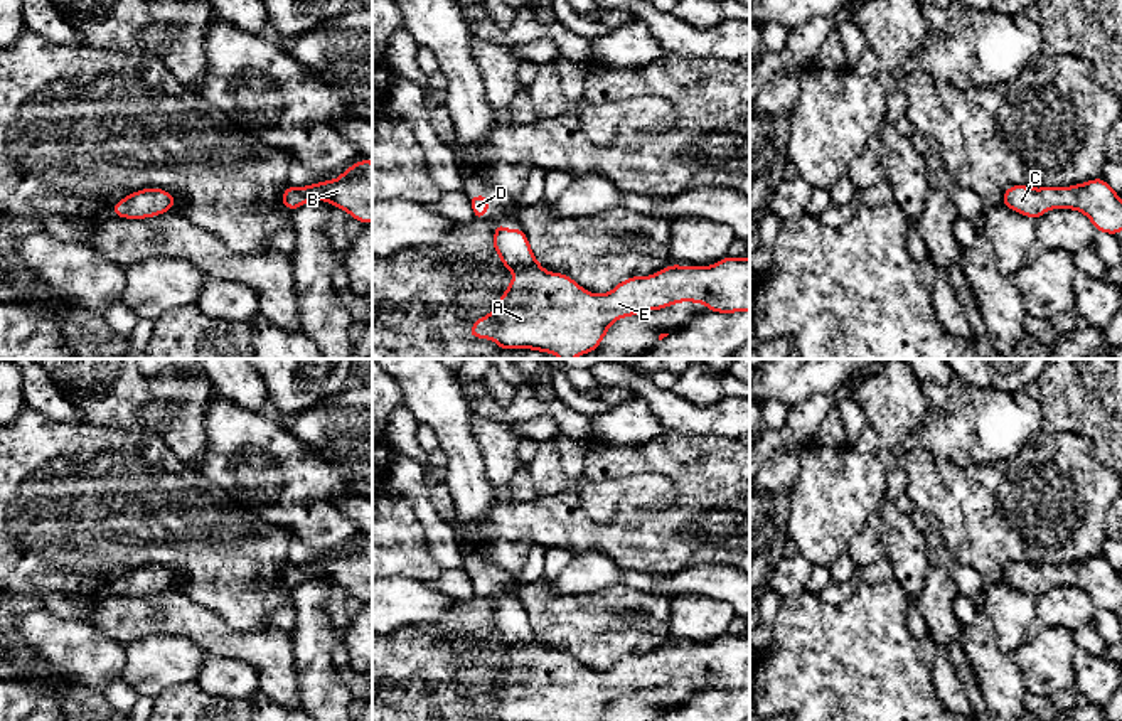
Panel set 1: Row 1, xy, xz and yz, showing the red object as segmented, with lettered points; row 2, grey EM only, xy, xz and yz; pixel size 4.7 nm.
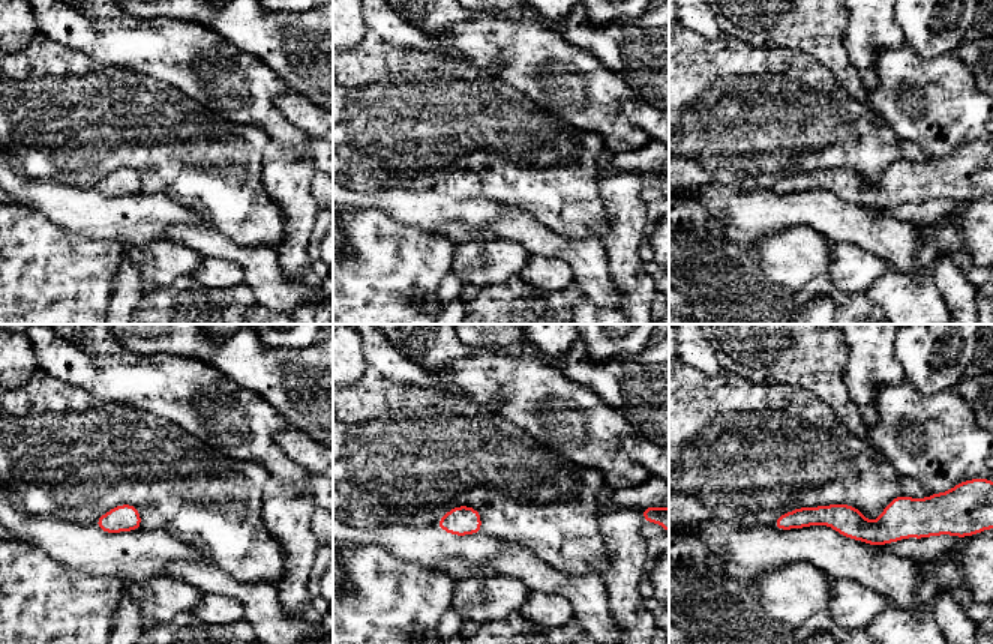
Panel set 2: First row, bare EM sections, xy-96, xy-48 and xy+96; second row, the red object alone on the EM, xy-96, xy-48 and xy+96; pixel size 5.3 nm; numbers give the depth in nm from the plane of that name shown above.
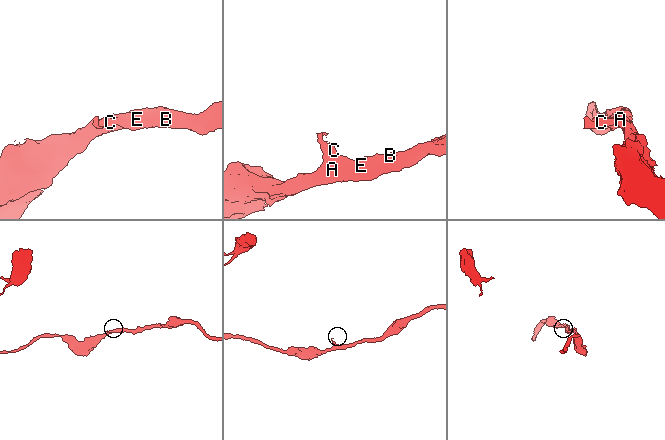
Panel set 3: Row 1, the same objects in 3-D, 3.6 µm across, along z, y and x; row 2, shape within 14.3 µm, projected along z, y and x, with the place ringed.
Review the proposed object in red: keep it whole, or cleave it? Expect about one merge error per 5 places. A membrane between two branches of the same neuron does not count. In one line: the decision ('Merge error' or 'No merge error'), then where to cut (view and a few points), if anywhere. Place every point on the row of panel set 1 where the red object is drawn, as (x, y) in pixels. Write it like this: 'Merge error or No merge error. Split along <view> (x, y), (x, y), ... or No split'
No merge error. No split

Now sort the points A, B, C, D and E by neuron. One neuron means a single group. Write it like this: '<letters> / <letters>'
A B C D E

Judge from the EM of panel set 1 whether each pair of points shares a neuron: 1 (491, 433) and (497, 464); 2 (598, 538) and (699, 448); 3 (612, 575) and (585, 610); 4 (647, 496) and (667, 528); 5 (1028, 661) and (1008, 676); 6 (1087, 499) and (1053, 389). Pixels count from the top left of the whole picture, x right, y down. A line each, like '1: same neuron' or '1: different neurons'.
1: same neuron
2: same neuron
3: different neurons
4: different neurons
5: different neurons
6: different neurons

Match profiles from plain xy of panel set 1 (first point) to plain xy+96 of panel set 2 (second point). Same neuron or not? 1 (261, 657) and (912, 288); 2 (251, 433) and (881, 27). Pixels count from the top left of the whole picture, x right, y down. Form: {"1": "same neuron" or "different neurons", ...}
{"1": "different neurons", "2": "different neurons"}

